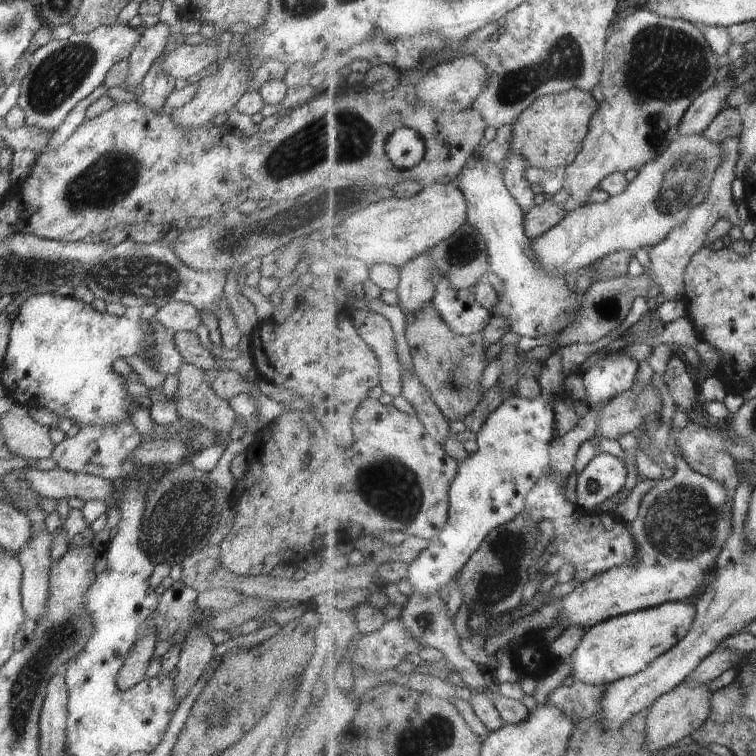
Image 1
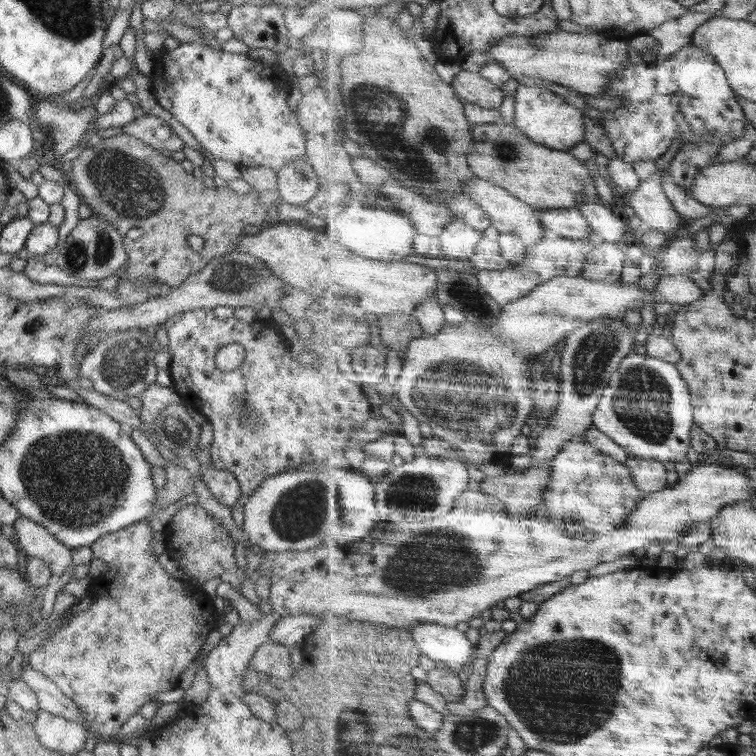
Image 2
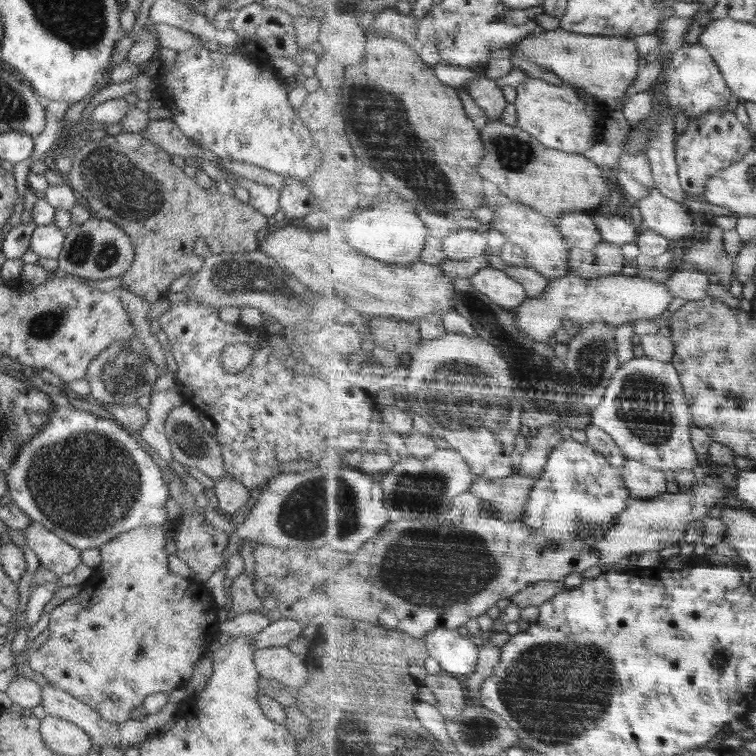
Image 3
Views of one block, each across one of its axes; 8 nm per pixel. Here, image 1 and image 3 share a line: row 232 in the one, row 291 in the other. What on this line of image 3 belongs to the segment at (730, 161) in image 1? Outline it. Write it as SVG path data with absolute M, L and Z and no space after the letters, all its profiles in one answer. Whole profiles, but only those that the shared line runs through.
M695 267L678 269L667 281L671 291L680 304L687 301L699 301L710 297L710 275Z

